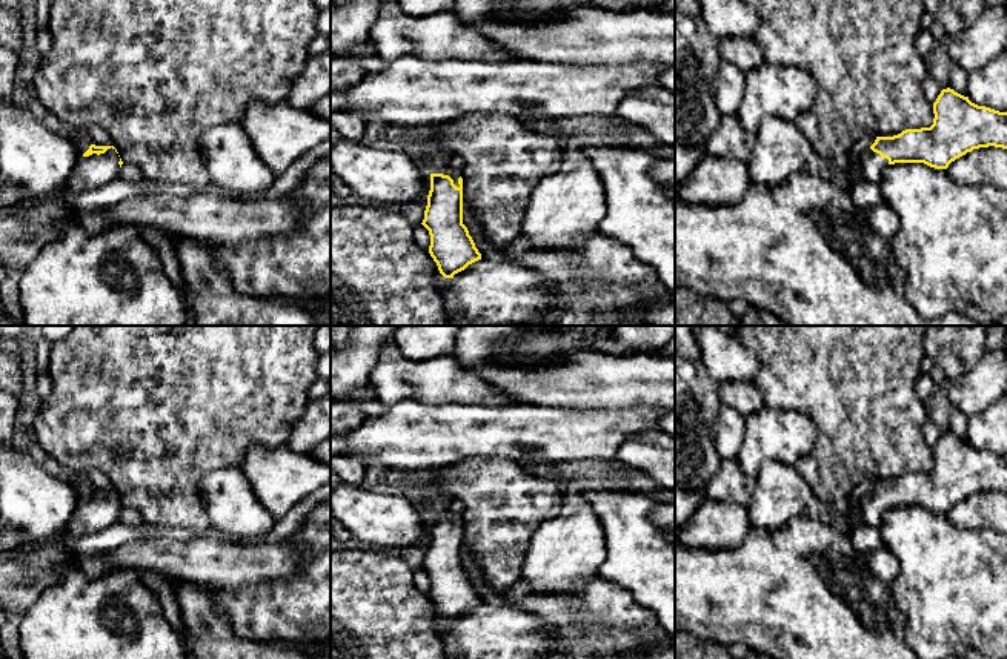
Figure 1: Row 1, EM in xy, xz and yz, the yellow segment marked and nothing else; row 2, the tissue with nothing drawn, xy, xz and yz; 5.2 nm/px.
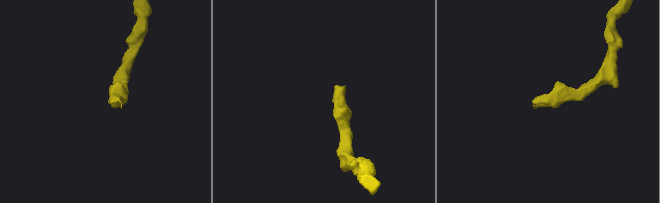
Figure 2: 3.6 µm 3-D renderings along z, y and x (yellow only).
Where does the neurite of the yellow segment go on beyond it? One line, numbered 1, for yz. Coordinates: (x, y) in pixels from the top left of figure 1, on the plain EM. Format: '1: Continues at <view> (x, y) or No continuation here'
1: Continues at yz (872, 509)

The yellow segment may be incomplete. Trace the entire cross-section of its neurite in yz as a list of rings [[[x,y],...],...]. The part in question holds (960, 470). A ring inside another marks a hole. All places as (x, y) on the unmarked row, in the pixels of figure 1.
[[[942,433],[933,447],[933,469],[921,473],[906,473],[893,481],[876,481],[875,487],[862,495],[858,527],[881,527],[882,516],[895,507],[924,507],[935,513],[947,513],[952,505],[979,492],[1007,493],[1007,456],[978,450],[953,433]]]

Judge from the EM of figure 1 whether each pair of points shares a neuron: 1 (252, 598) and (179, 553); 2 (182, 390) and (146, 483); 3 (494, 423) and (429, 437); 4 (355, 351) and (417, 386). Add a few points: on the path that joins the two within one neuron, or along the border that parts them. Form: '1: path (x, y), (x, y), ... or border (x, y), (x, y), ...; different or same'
1: border (272, 581), (214, 587); different
2: path (159, 413), (154, 418), (154, 460); same
3: path (478, 430), (452, 430), (445, 433); same
4: border (385, 341), (378, 351), (368, 384); different

